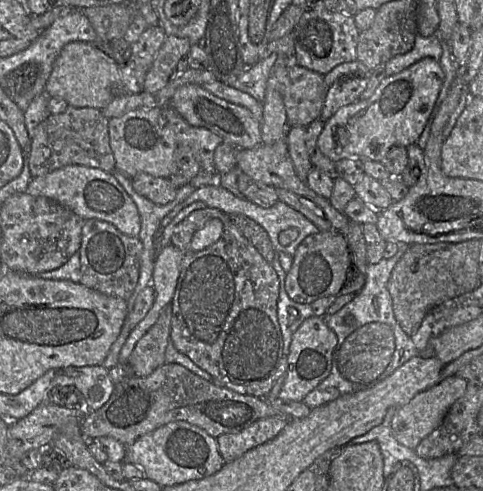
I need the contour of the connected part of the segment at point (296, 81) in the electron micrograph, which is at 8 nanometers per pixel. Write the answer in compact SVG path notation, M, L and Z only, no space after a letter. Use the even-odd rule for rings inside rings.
M296 64L289 69L287 84L284 86L283 100L290 128L295 126L307 127L320 118L326 91L324 75Z

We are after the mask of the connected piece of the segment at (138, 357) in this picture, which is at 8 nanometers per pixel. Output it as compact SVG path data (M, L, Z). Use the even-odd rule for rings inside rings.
M166 305L156 323L136 343L127 362L133 376L148 376L165 363L171 320L172 308Z

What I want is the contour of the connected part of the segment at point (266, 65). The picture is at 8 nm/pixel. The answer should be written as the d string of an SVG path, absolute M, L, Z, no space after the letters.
M273 52L256 64L248 66L236 81L228 85L249 93L258 101L263 102L271 69L276 63L278 56L276 52Z

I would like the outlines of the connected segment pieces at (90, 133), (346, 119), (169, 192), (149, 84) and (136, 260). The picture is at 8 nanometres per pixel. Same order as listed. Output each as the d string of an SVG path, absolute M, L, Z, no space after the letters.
M74 107L50 114L34 129L28 165L31 177L43 176L67 165L83 165L113 173L115 157L110 146L107 119L98 108Z
M424 58L400 73L381 80L367 99L341 107L325 121L317 148L334 163L344 158L370 159L383 163L392 147L417 142L430 117L445 74L439 61Z
M141 173L131 180L134 190L155 204L165 205L176 197L178 187L168 178Z
M166 36L152 66L146 72L143 91L157 92L189 68L191 47L187 38Z
M88 219L82 227L80 255L80 283L107 296L128 300L140 274L142 242L120 232L114 225L99 219Z

